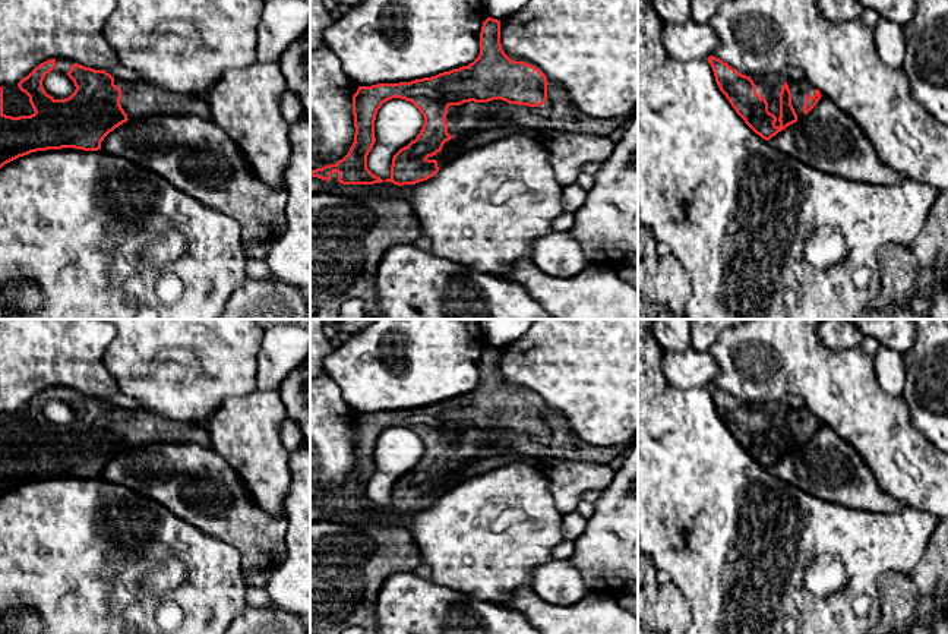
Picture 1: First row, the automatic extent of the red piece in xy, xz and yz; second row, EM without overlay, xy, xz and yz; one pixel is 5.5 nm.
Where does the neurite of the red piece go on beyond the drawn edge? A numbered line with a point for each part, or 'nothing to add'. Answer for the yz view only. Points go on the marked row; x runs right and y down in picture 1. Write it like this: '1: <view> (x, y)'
1: yz (768, 85)

